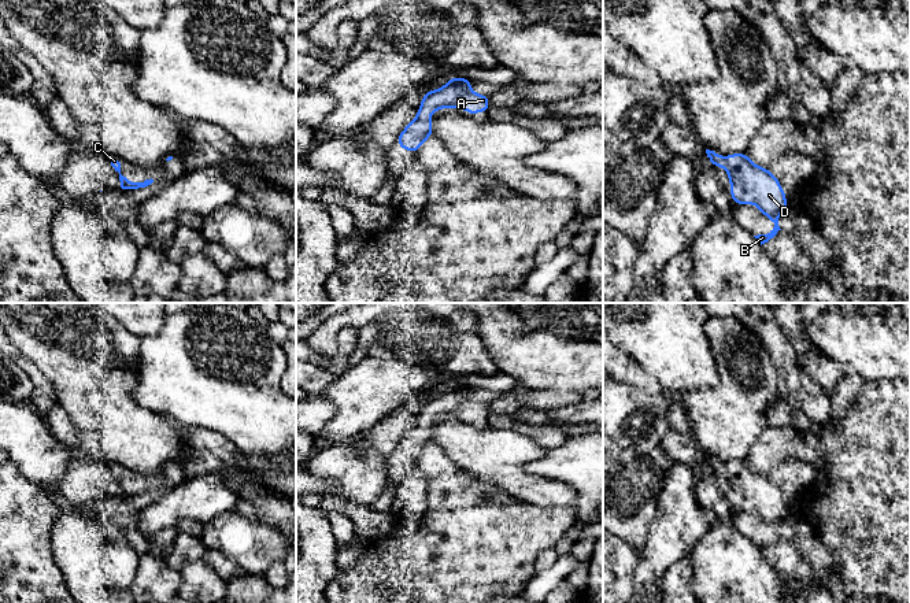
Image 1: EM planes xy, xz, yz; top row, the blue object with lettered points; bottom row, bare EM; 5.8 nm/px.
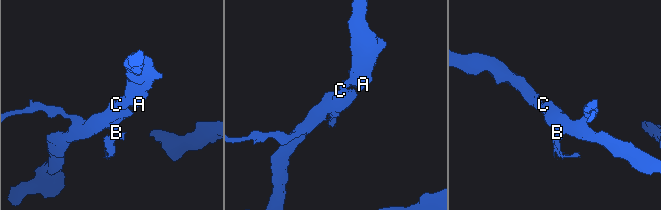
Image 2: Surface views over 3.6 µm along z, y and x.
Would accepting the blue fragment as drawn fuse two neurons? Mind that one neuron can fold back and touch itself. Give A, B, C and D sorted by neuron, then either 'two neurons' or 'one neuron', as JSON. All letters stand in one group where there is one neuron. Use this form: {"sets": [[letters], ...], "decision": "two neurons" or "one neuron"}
{"sets": [["A", "B", "C", "D"]], "decision": "one neuron"}

